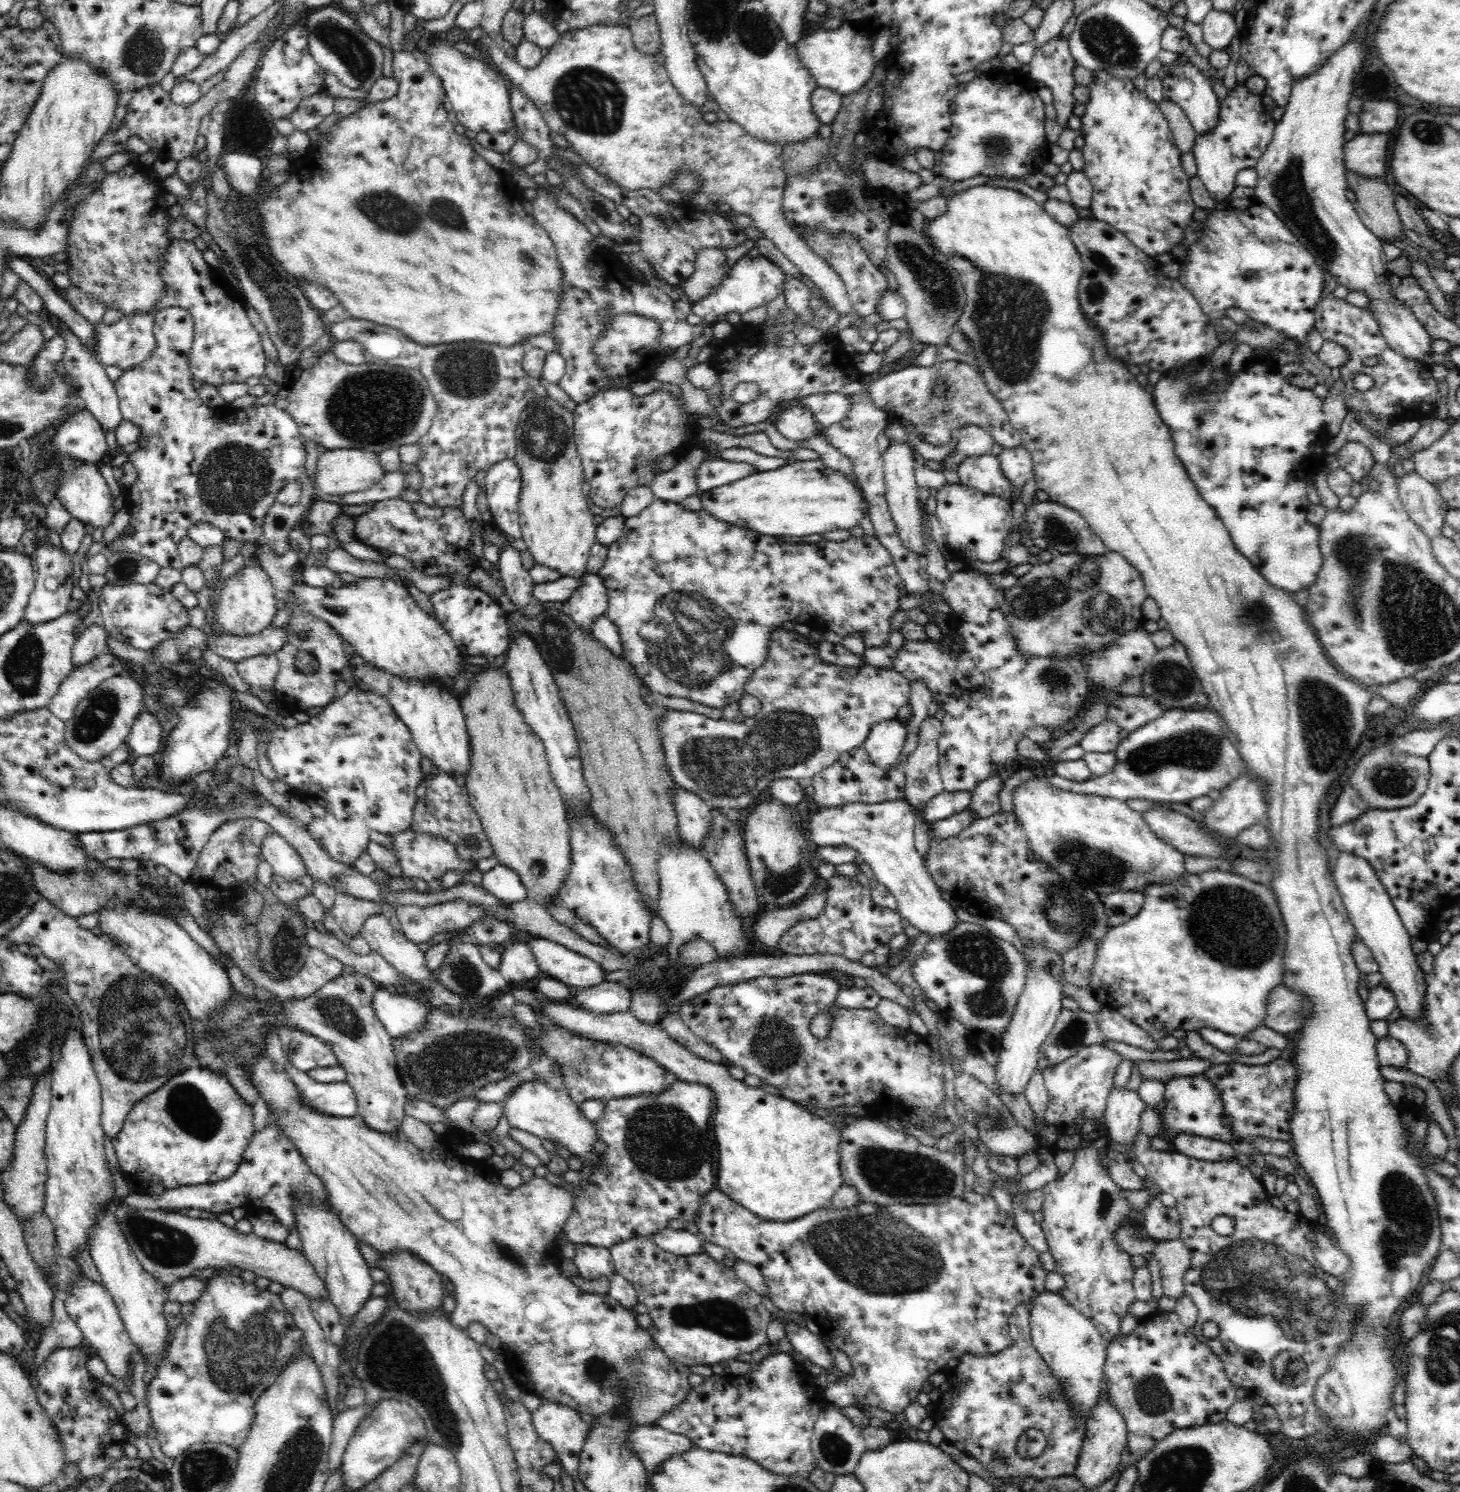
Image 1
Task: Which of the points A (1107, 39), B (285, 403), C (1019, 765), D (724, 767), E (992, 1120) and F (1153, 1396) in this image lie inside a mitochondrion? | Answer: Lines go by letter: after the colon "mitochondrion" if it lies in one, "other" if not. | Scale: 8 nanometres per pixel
A: mitochondrion
B: other
C: other
D: mitochondrion
E: mitochondrion
F: mitochondrion

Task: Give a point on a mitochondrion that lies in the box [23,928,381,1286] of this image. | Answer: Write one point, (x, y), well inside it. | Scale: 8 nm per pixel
(145, 1036)

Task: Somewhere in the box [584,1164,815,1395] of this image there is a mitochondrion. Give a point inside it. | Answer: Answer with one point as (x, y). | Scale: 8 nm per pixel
(731, 1319)

